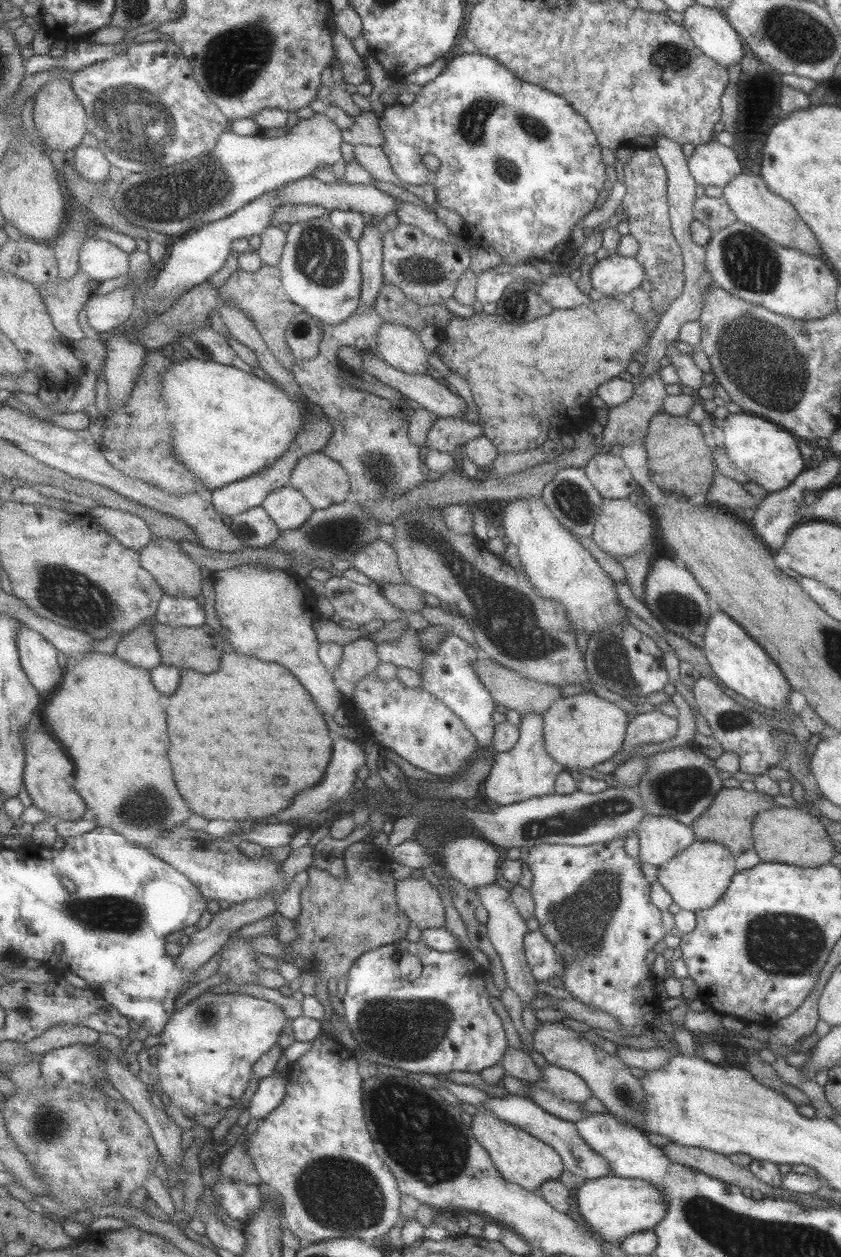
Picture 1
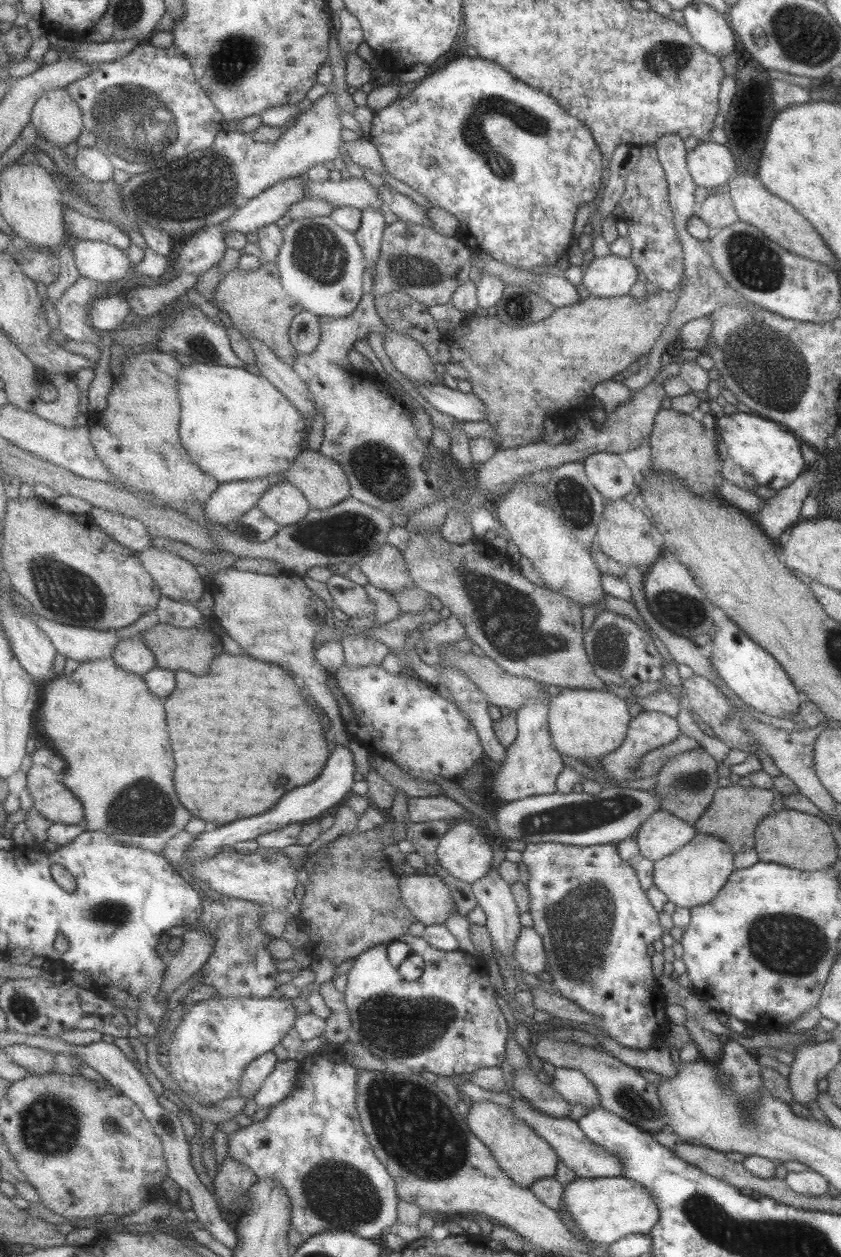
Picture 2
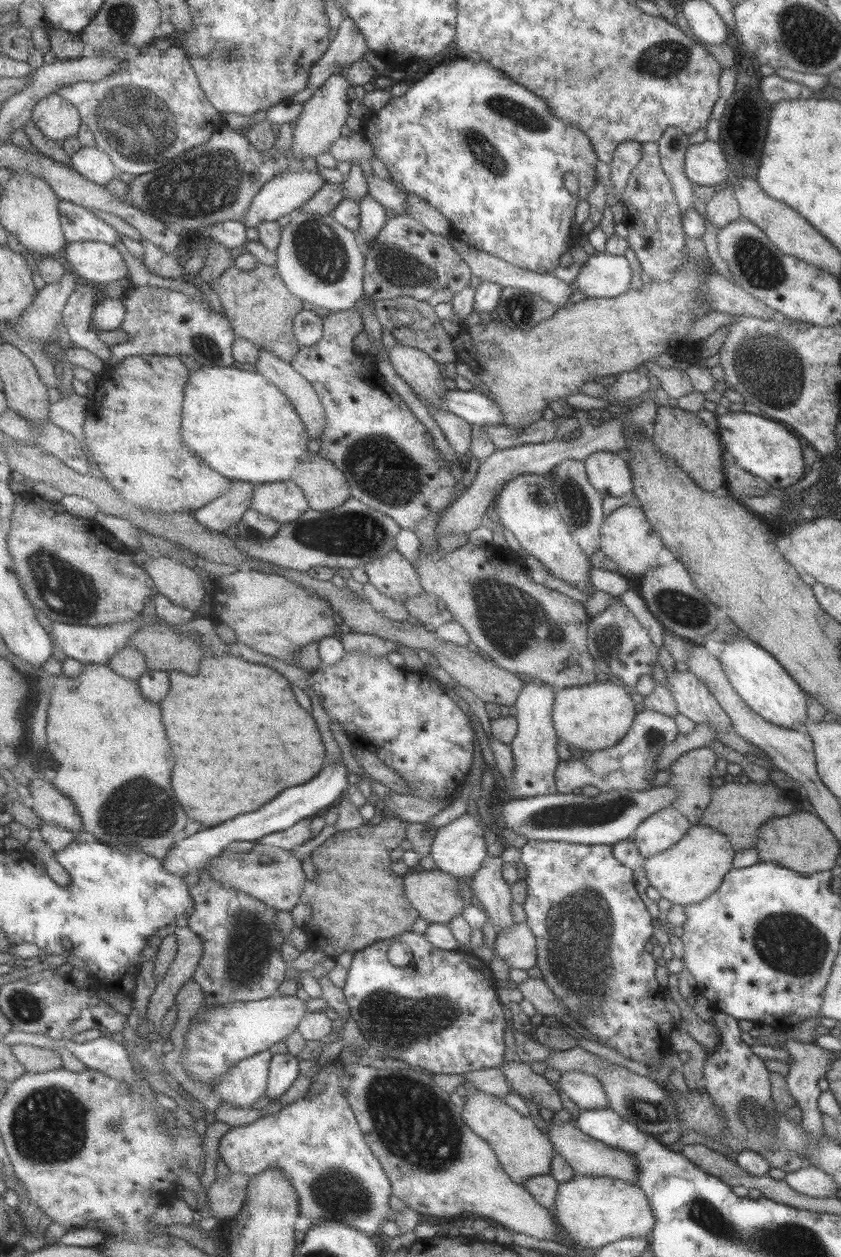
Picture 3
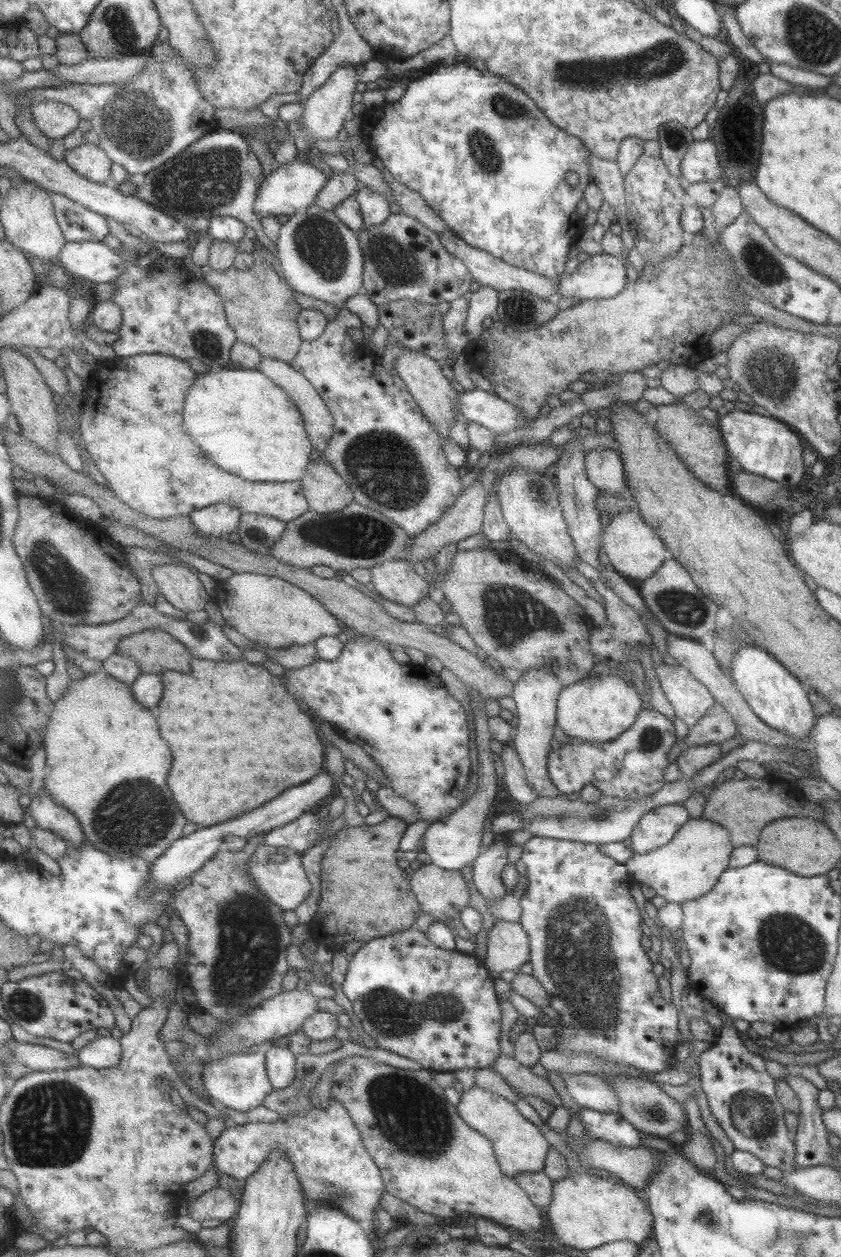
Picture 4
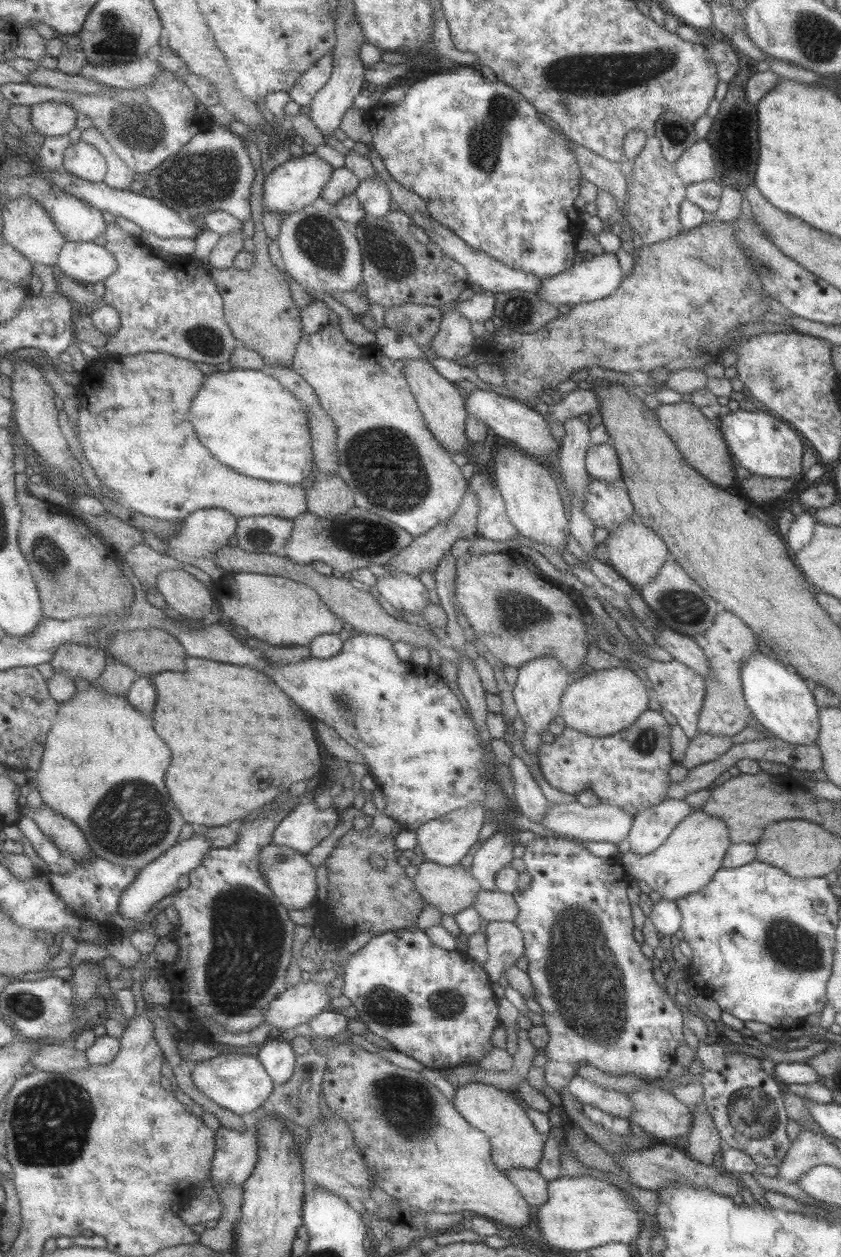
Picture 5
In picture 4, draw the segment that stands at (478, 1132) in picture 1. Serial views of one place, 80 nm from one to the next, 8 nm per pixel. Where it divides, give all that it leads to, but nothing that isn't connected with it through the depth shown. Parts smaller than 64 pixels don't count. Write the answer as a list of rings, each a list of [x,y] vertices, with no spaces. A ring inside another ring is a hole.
[[[475,1084],[461,1094],[457,1104],[459,1114],[475,1131],[483,1133],[493,1142],[502,1172],[511,1178],[523,1172],[543,1172],[551,1144],[543,1136],[541,1128],[534,1121],[523,1116],[520,1108],[508,1098]]]

